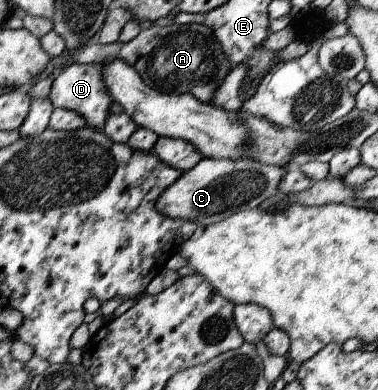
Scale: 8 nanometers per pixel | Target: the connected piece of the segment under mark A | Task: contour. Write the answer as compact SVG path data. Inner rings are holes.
M174 23L171 26L164 26L164 28L154 25L144 28L130 42L126 44L114 43L110 50L96 48L90 42L83 49L76 50L71 62L52 72L49 77L54 81L56 76L60 74L60 70L72 63L104 64L109 54L130 64L140 74L146 85L158 89L159 92L190 93L198 101L204 103L211 102L213 93L232 69L223 56L223 49L219 46L218 40L208 26L195 23L186 25Z

